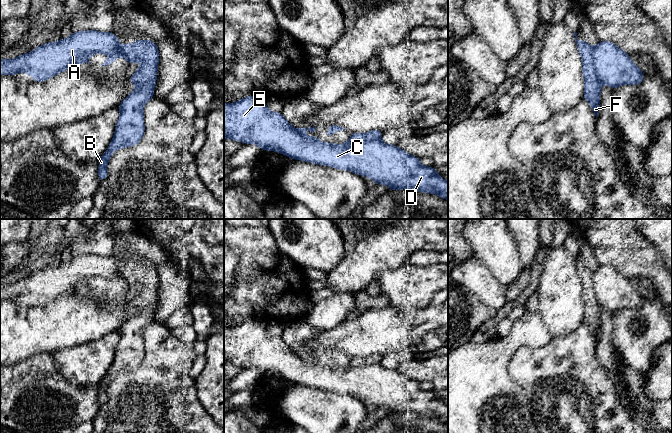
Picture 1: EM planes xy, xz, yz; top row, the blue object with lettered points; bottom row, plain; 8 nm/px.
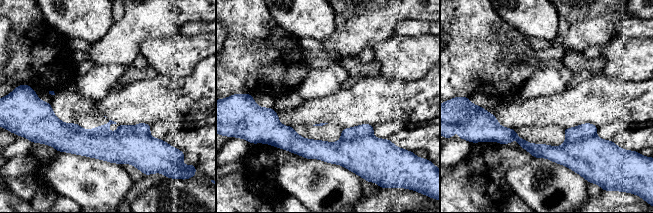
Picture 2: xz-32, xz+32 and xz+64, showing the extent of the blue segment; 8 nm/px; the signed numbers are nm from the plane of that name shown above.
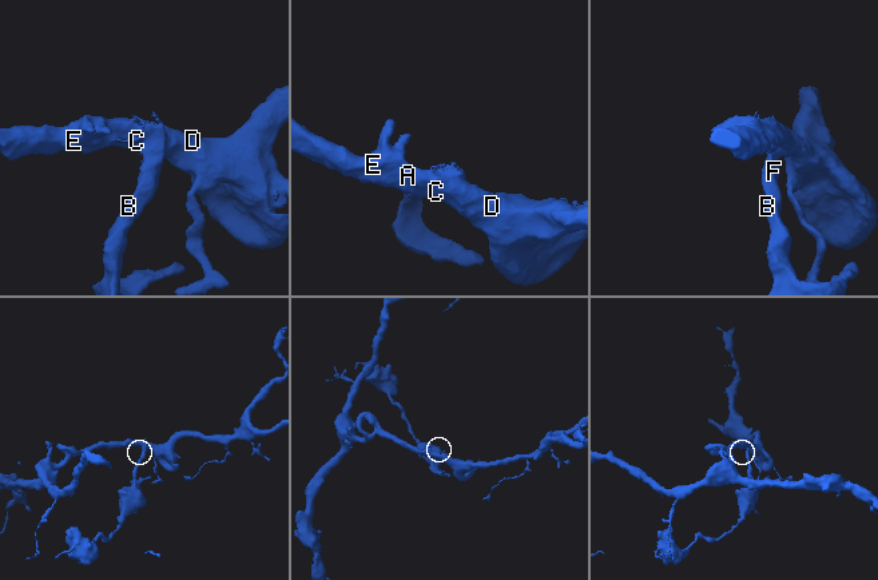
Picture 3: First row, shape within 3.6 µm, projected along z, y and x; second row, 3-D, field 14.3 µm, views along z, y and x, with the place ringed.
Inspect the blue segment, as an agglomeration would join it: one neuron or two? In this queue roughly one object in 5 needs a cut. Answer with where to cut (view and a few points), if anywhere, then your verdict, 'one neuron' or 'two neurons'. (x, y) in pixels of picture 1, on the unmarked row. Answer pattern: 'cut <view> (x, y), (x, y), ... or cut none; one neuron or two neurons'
cut xz (380, 357), (369, 364), (362, 362); two neurons

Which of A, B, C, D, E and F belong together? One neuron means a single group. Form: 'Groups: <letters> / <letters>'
Groups: A C D E / B F

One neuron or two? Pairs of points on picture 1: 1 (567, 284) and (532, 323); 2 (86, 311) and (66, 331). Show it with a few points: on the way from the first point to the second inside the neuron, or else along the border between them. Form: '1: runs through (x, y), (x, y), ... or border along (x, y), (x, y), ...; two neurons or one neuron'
1: border along (538, 312), (544, 325), (553, 335); two neurons
2: runs through (81, 316), (71, 326); one neuron

